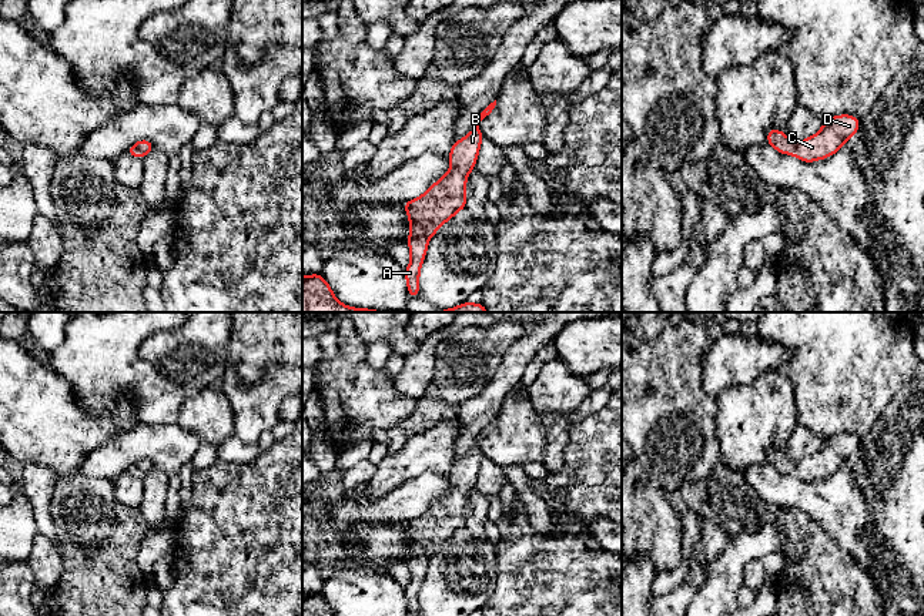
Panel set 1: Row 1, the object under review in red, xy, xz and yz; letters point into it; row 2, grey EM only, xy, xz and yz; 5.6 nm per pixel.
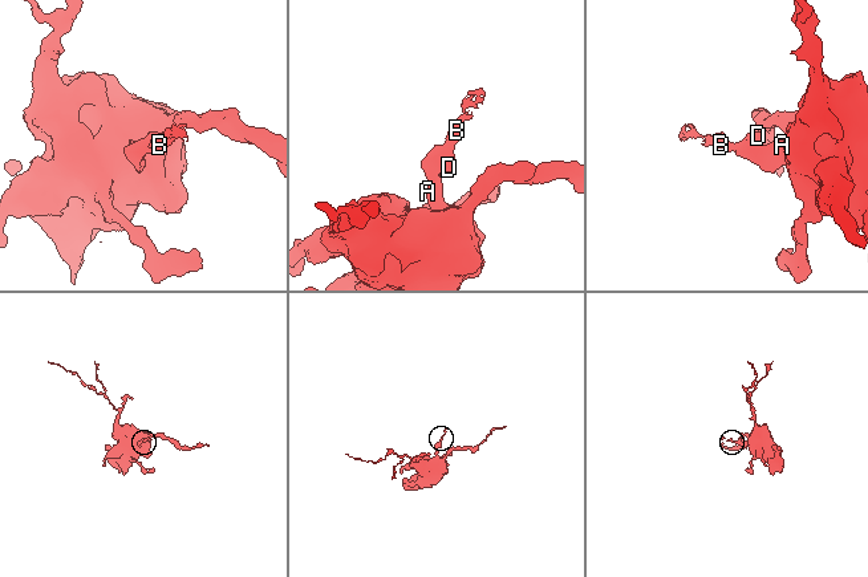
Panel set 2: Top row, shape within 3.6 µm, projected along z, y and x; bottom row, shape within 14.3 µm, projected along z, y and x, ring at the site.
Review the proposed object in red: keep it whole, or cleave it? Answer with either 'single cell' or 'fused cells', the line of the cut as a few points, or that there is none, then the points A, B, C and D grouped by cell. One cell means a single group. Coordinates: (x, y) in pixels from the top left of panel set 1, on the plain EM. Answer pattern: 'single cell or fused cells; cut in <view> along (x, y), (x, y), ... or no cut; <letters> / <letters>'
single cell; no cut; A B C D

